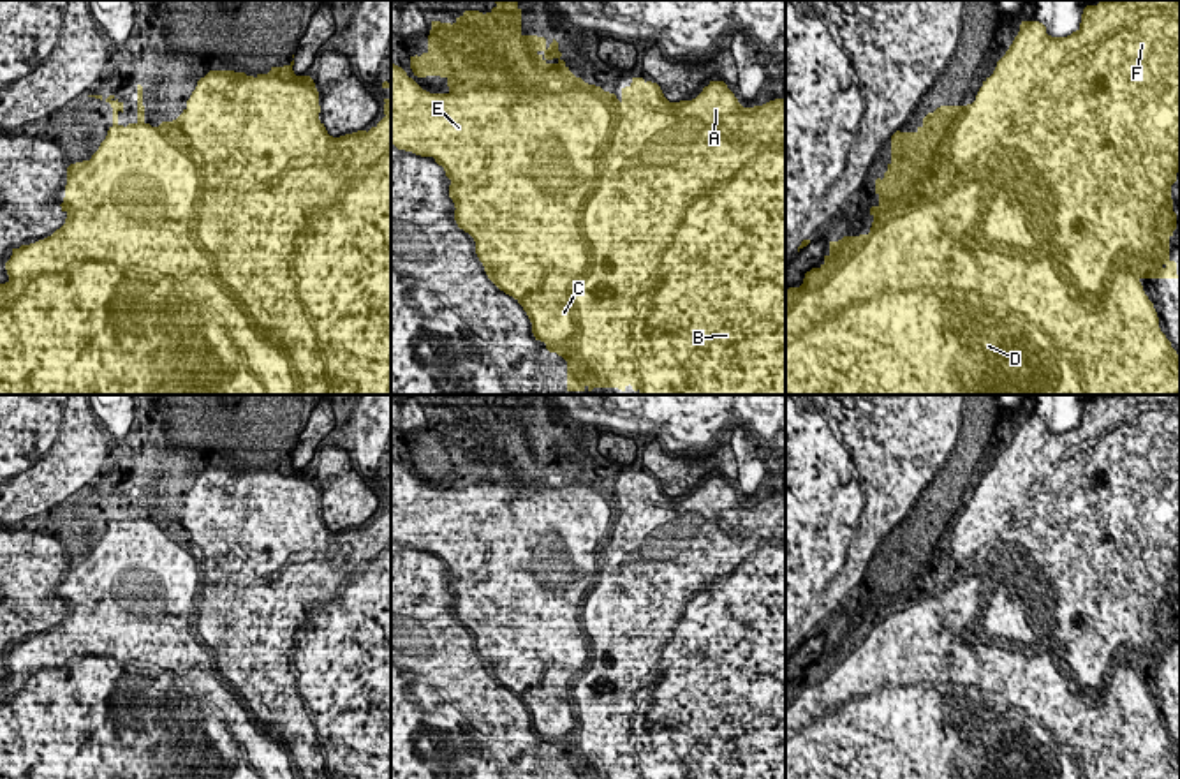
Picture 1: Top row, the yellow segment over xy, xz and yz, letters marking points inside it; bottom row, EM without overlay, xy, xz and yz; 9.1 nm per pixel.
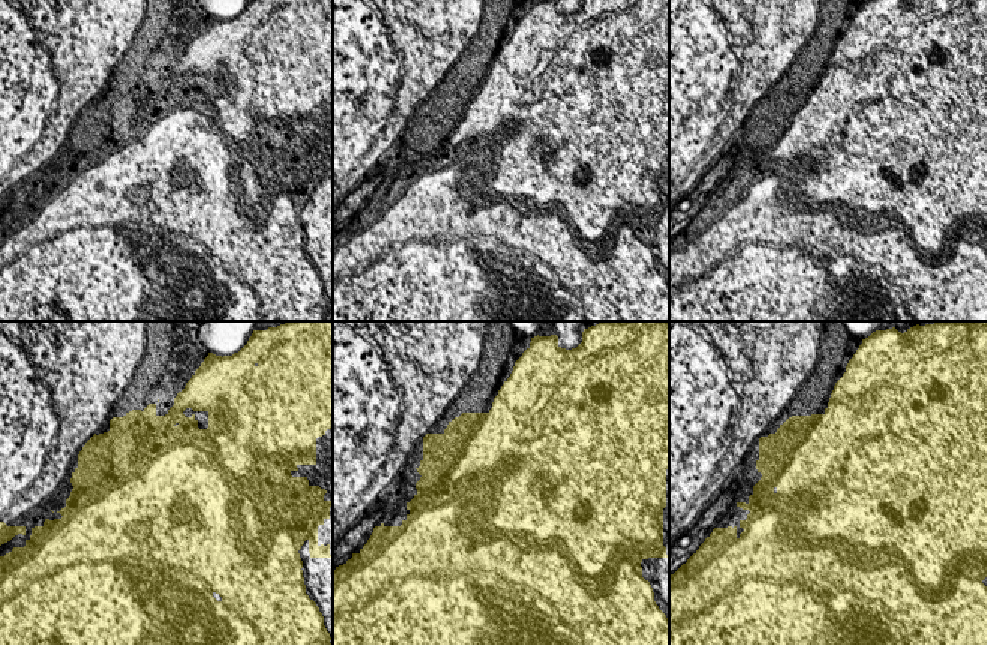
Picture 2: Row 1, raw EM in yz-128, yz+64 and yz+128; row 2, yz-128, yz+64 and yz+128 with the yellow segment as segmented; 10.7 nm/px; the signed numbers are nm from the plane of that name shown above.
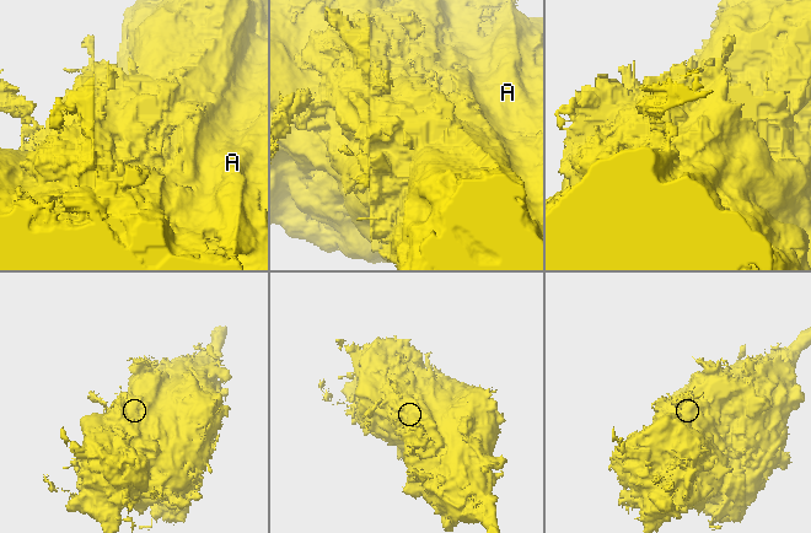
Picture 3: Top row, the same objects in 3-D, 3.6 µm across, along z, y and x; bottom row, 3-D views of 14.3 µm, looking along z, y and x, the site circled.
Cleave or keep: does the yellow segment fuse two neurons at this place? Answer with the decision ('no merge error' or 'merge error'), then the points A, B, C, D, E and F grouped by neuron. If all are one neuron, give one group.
merge error | A B F / C D E

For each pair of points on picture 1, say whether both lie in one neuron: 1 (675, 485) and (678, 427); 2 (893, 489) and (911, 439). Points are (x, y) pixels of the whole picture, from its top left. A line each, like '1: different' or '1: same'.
1: different
2: different

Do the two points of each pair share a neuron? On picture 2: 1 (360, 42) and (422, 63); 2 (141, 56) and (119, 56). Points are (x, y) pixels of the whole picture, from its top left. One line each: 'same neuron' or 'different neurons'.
1: same neuron
2: same neuron

